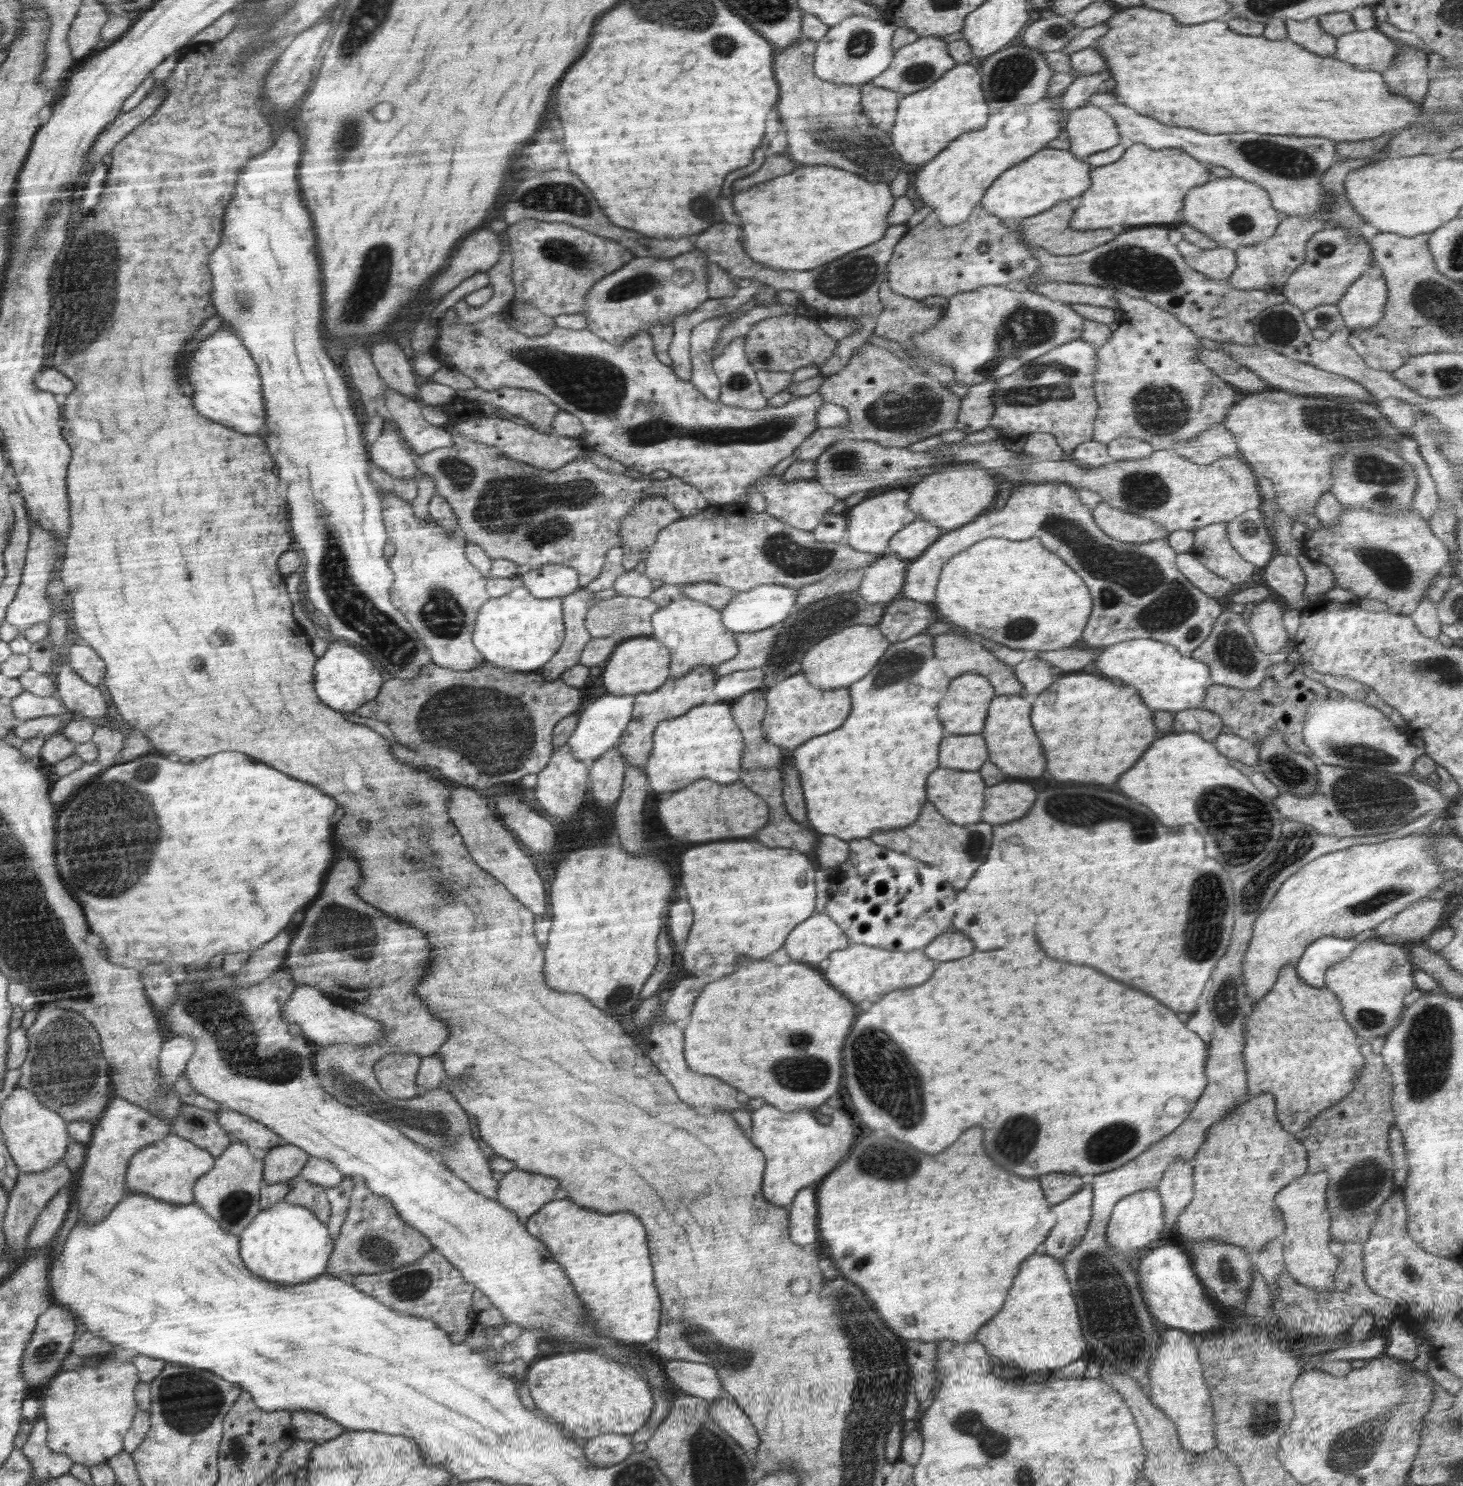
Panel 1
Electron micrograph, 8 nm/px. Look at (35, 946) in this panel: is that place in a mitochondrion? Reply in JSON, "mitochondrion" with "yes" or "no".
{"mitochondrion":"yes"}

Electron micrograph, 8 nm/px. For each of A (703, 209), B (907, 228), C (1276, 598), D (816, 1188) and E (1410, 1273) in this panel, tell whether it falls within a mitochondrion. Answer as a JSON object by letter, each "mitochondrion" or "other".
{"A":"mitochondrion","B":"other","C":"other","D":"other","E":"other"}

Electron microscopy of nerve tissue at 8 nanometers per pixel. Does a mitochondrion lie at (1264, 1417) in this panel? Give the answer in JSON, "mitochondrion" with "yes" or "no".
{"mitochondrion":"yes"}

